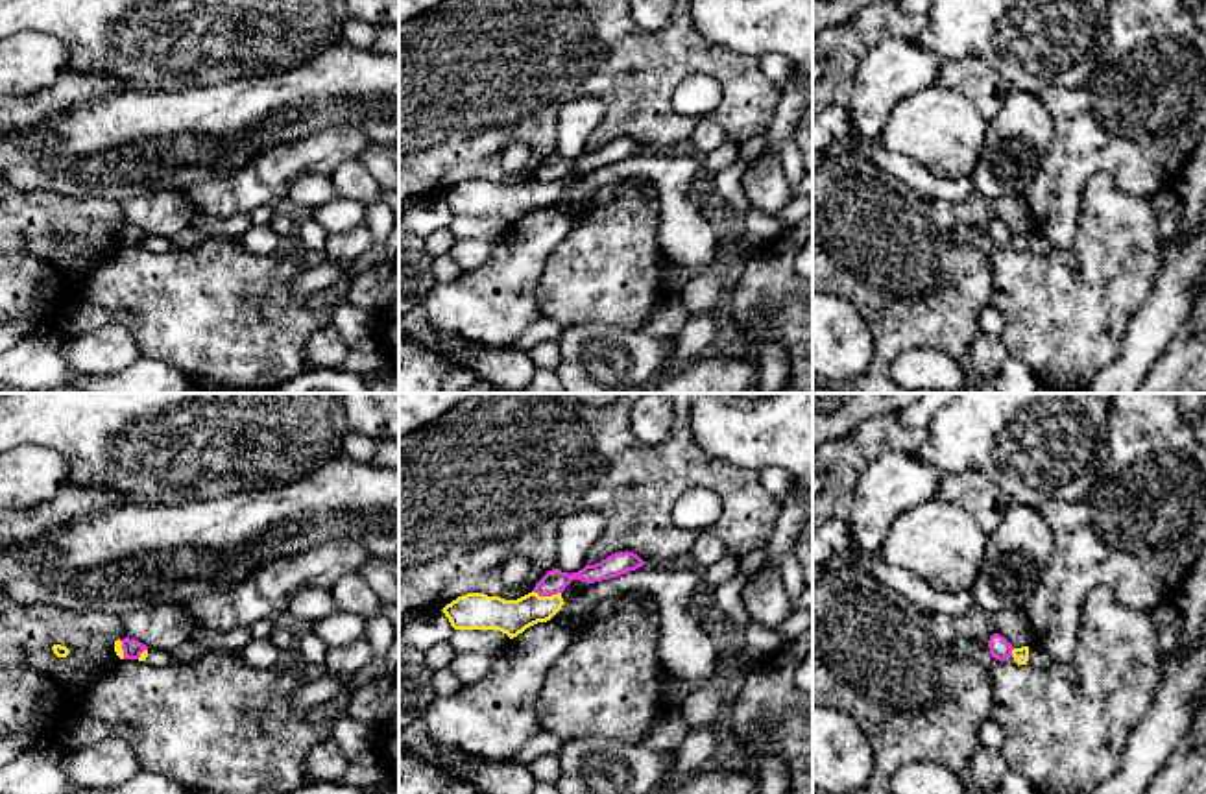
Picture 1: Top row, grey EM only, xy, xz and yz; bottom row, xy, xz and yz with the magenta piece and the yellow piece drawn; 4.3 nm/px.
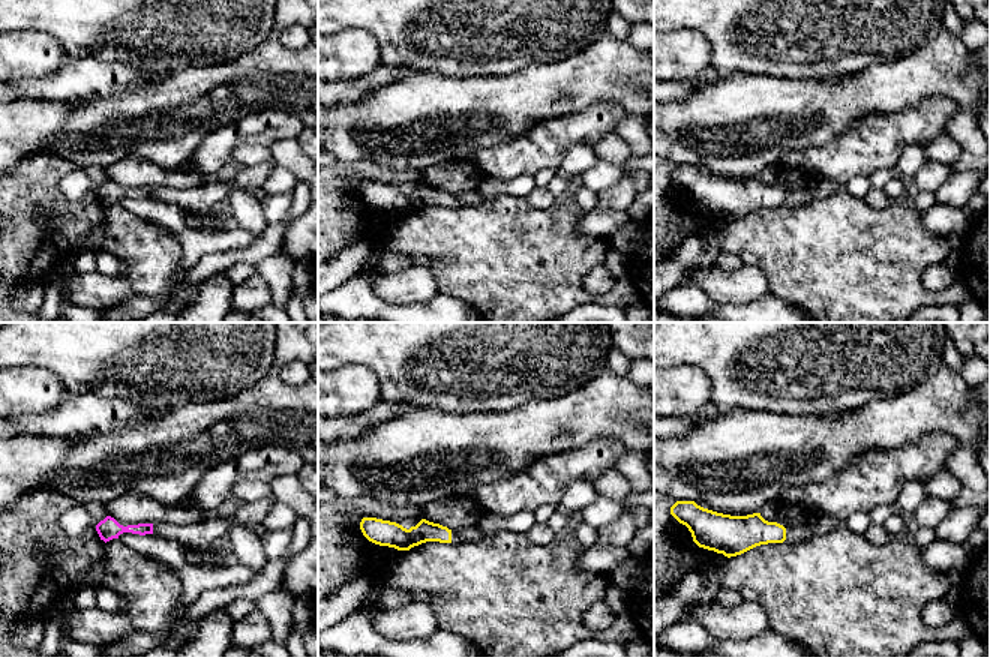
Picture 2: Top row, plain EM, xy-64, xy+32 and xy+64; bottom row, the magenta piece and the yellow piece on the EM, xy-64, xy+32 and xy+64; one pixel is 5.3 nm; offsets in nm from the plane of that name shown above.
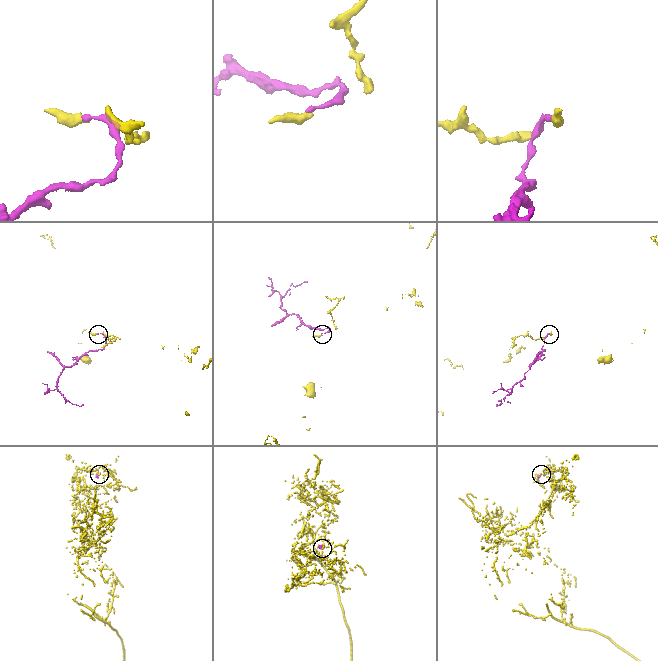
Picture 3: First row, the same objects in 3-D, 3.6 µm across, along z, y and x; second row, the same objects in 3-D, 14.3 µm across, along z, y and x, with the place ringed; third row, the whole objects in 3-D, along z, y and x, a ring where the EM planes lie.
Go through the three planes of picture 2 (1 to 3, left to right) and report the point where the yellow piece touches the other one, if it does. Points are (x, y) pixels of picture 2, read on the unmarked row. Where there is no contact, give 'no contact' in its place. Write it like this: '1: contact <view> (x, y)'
1: no contact
2: no contact
3: no contact

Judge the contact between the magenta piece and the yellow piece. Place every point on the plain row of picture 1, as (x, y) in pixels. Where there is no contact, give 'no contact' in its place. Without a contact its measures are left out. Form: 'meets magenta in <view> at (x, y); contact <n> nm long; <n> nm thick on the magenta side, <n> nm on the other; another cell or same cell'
meets magenta in xz at (547, 181); contact 130 nm long; 100 nm thick on the magenta side, 160 nm on the other; another cell

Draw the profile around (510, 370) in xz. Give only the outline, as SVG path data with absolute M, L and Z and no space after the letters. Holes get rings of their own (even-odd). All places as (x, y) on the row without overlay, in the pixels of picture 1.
M416 308L399 314L399 334L443 353L452 362L464 358L478 379L491 380L499 391L523 391L536 373L526 353L462 342L454 334L436 331Z

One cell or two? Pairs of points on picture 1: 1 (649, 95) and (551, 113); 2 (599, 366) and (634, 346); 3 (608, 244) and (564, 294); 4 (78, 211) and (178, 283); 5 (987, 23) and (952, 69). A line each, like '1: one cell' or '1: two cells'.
1: one cell
2: one cell
3: one cell
4: two cells
5: two cells

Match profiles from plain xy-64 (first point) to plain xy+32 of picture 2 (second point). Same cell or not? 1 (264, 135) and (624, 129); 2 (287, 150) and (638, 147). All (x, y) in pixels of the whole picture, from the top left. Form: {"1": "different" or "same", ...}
{"1": "different", "2": "different"}

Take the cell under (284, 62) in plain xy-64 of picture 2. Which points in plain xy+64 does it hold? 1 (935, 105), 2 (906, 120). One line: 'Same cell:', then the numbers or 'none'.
Same cell: none

